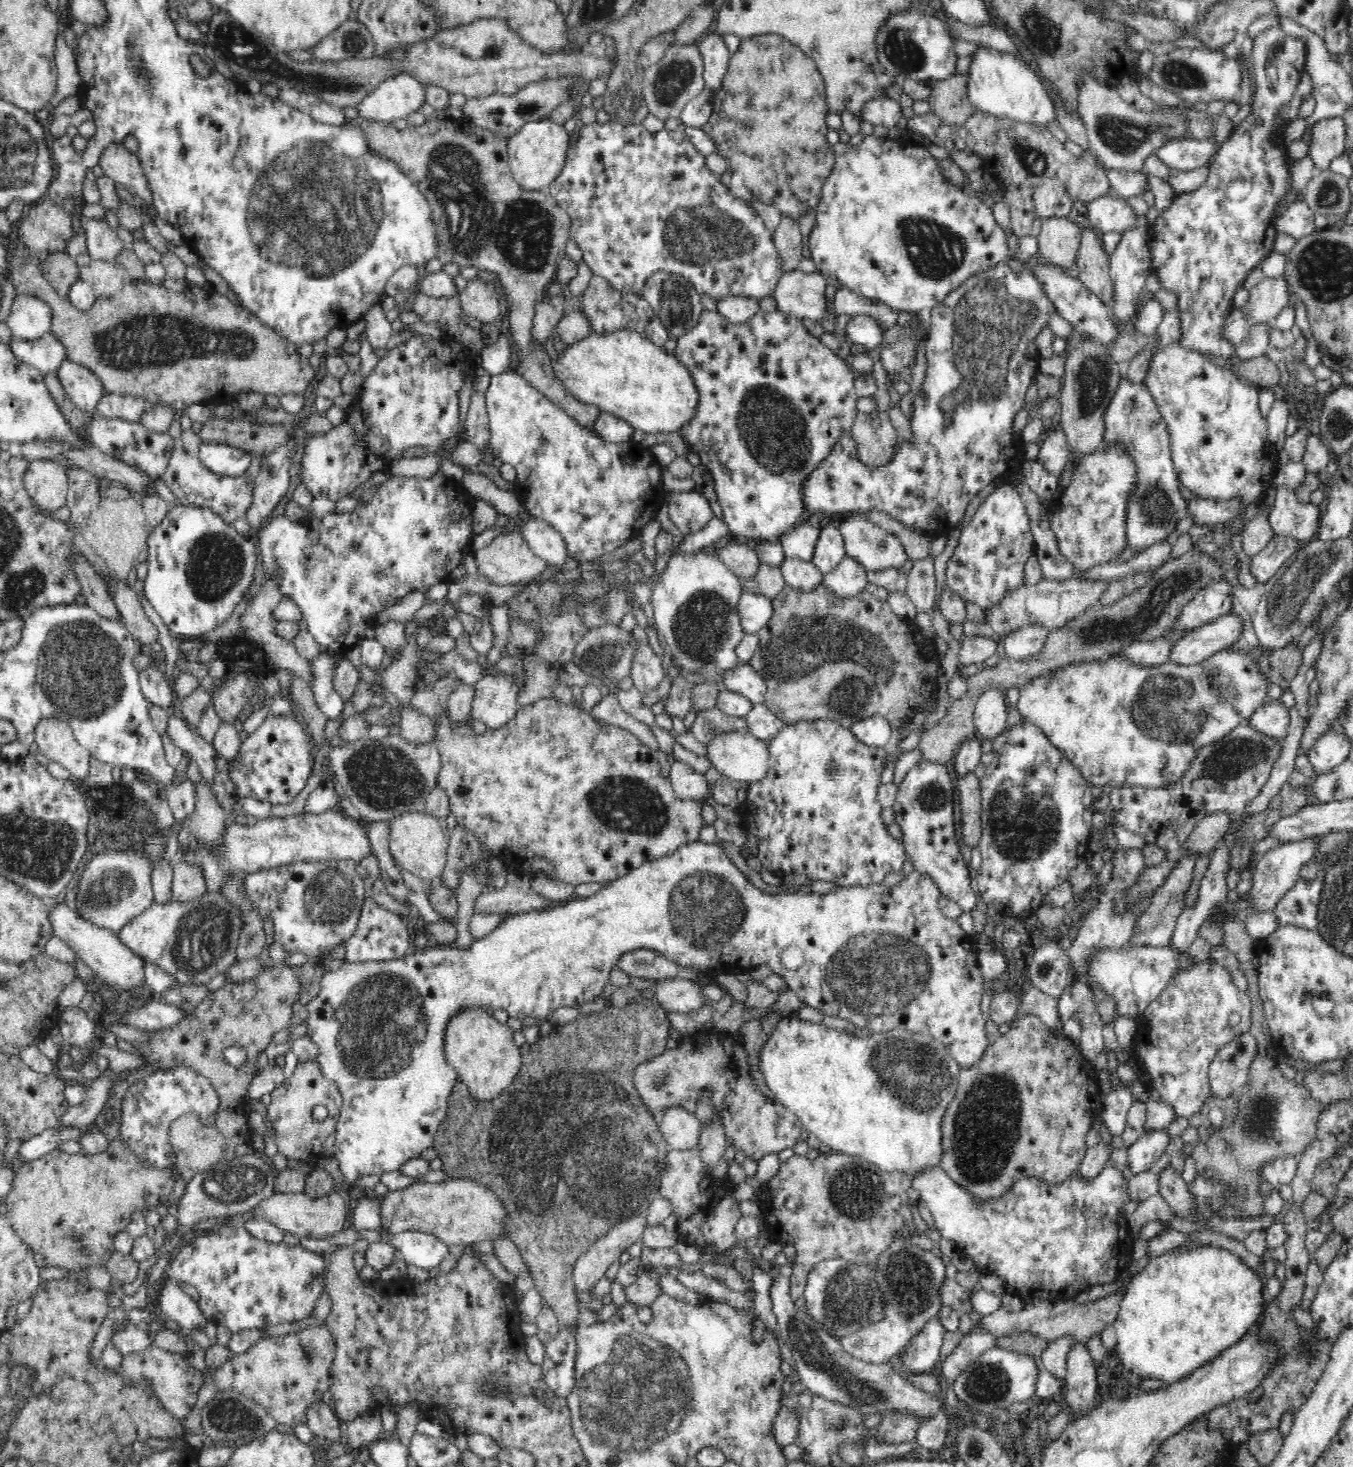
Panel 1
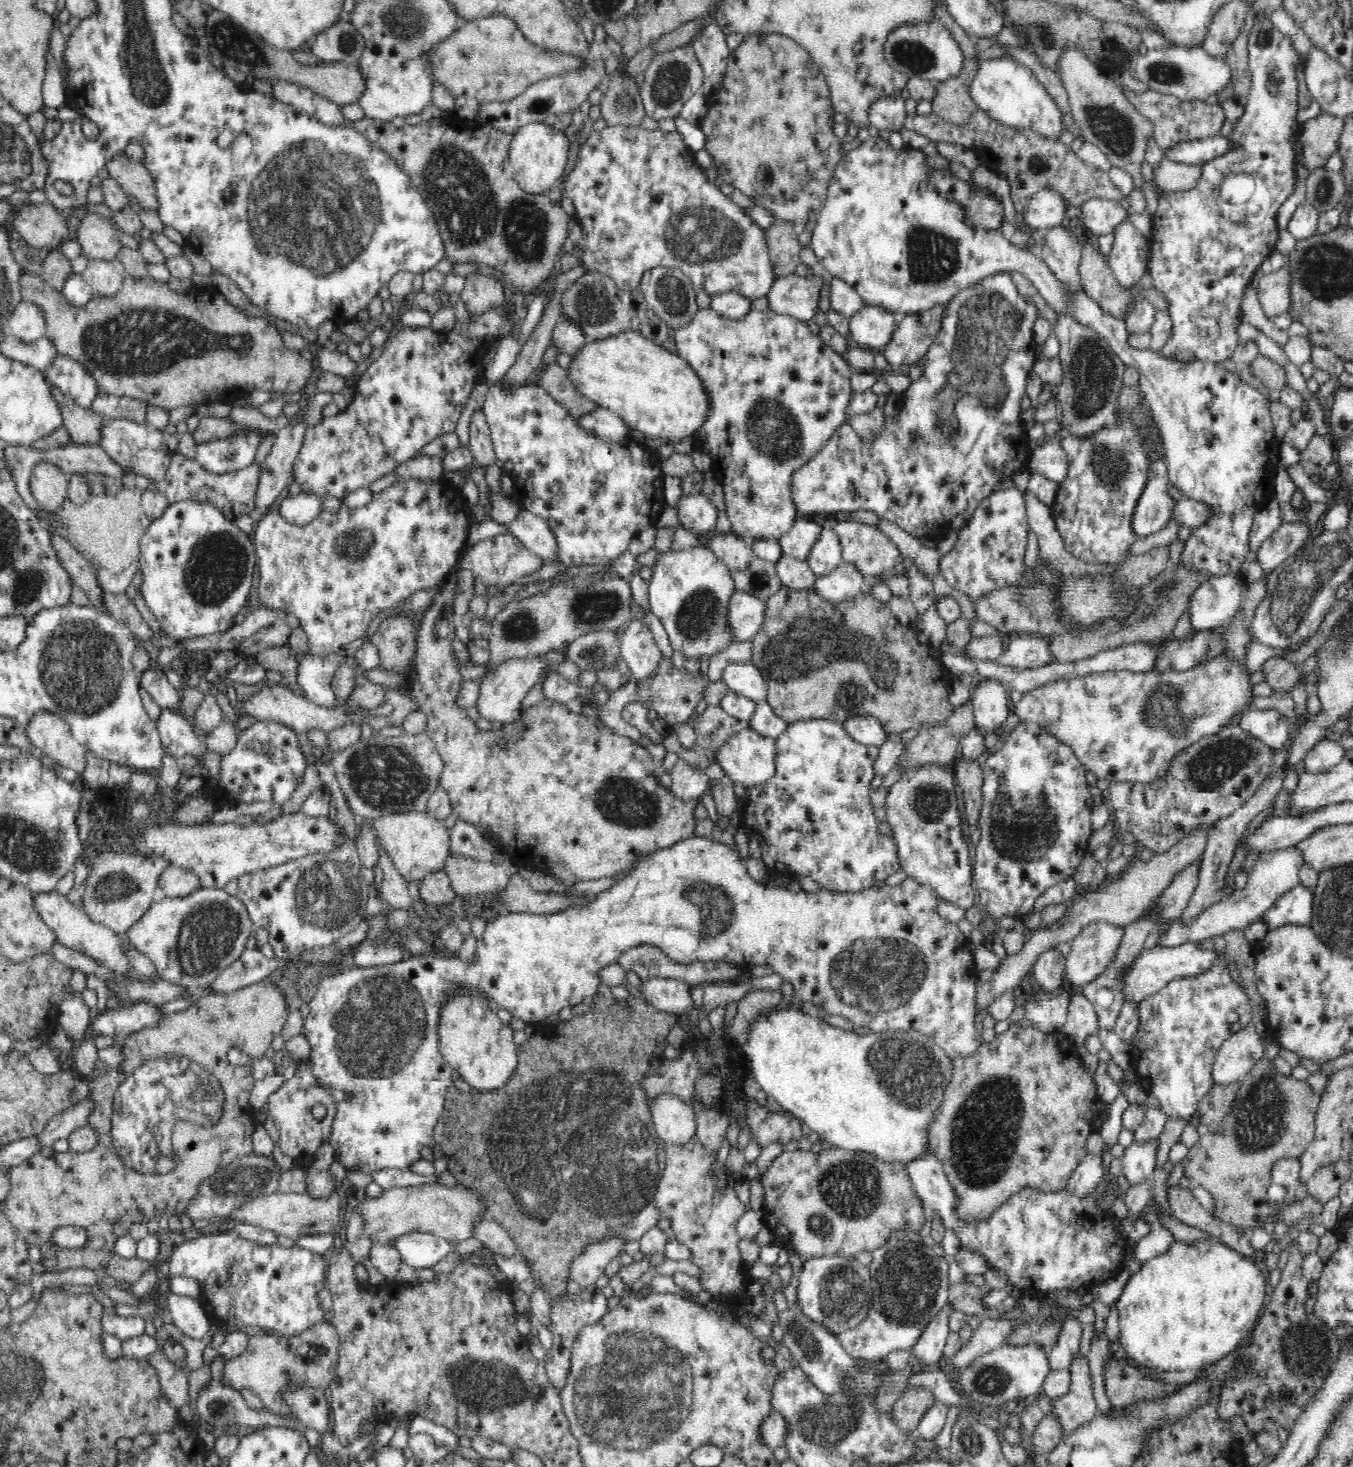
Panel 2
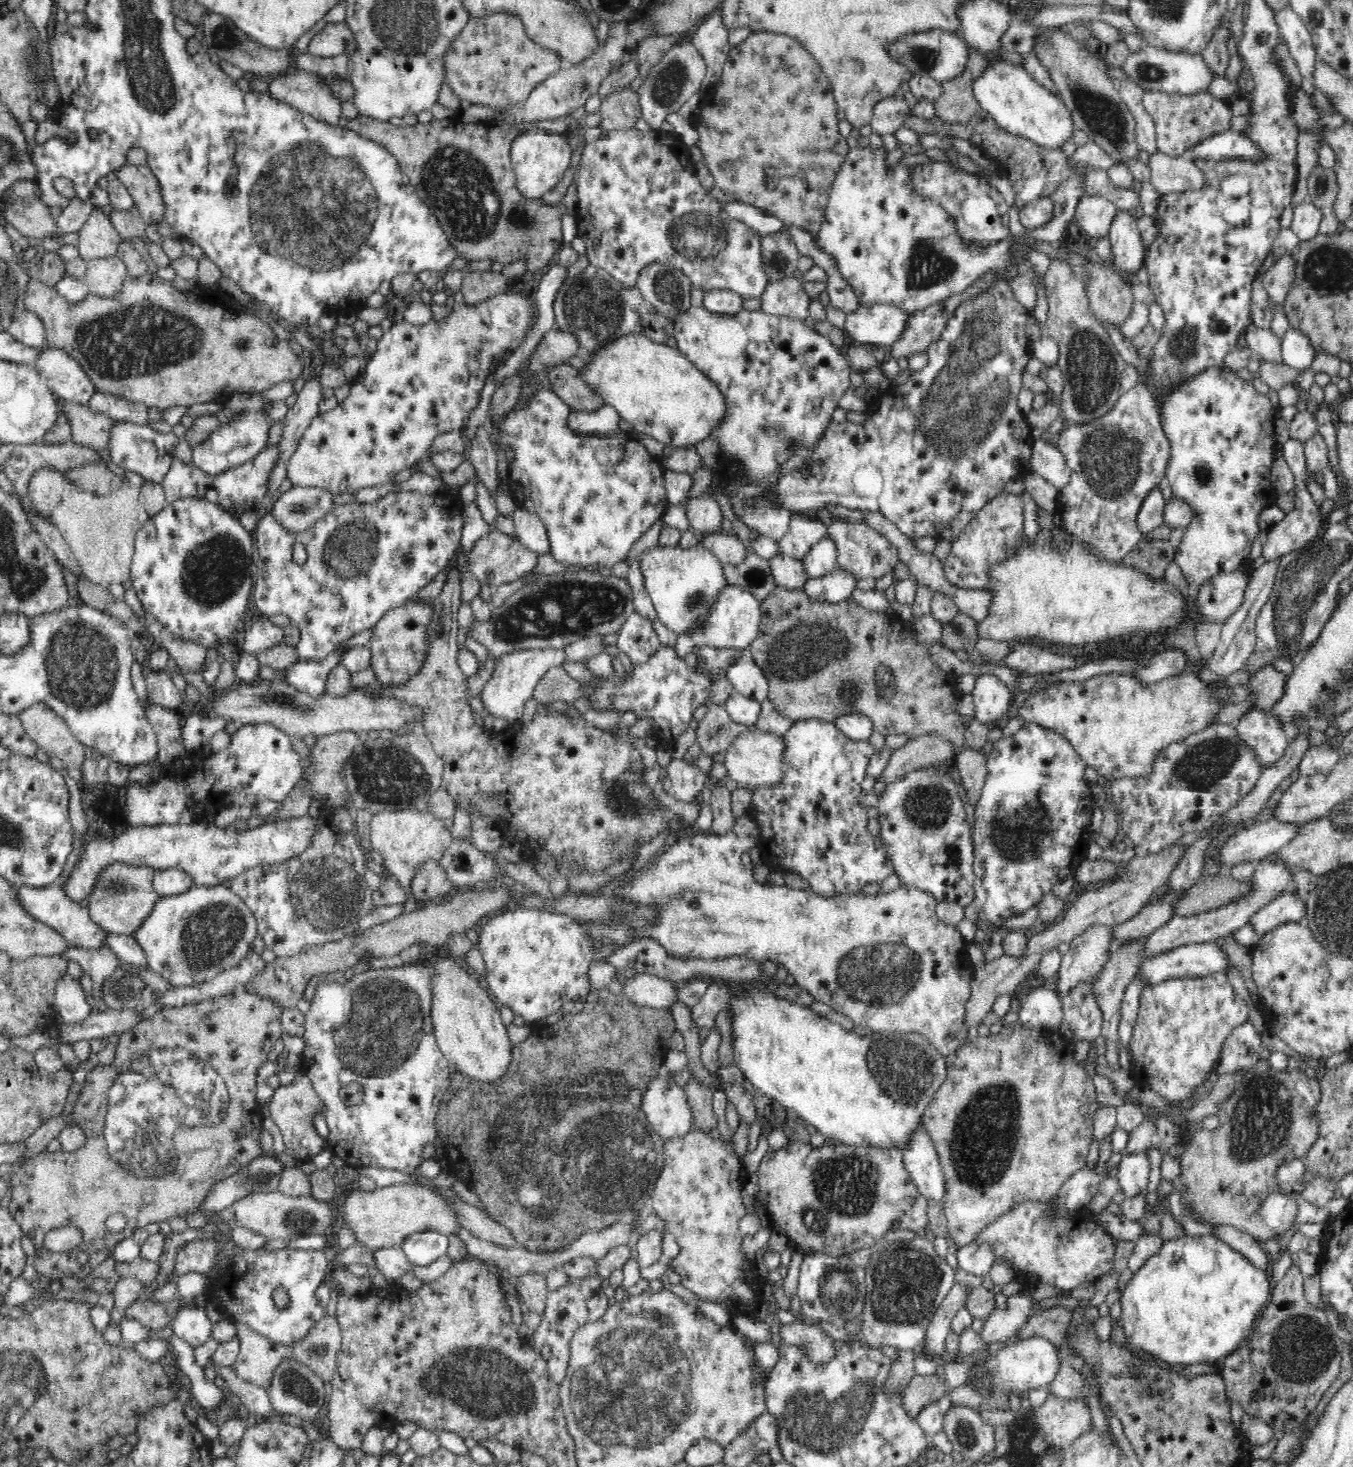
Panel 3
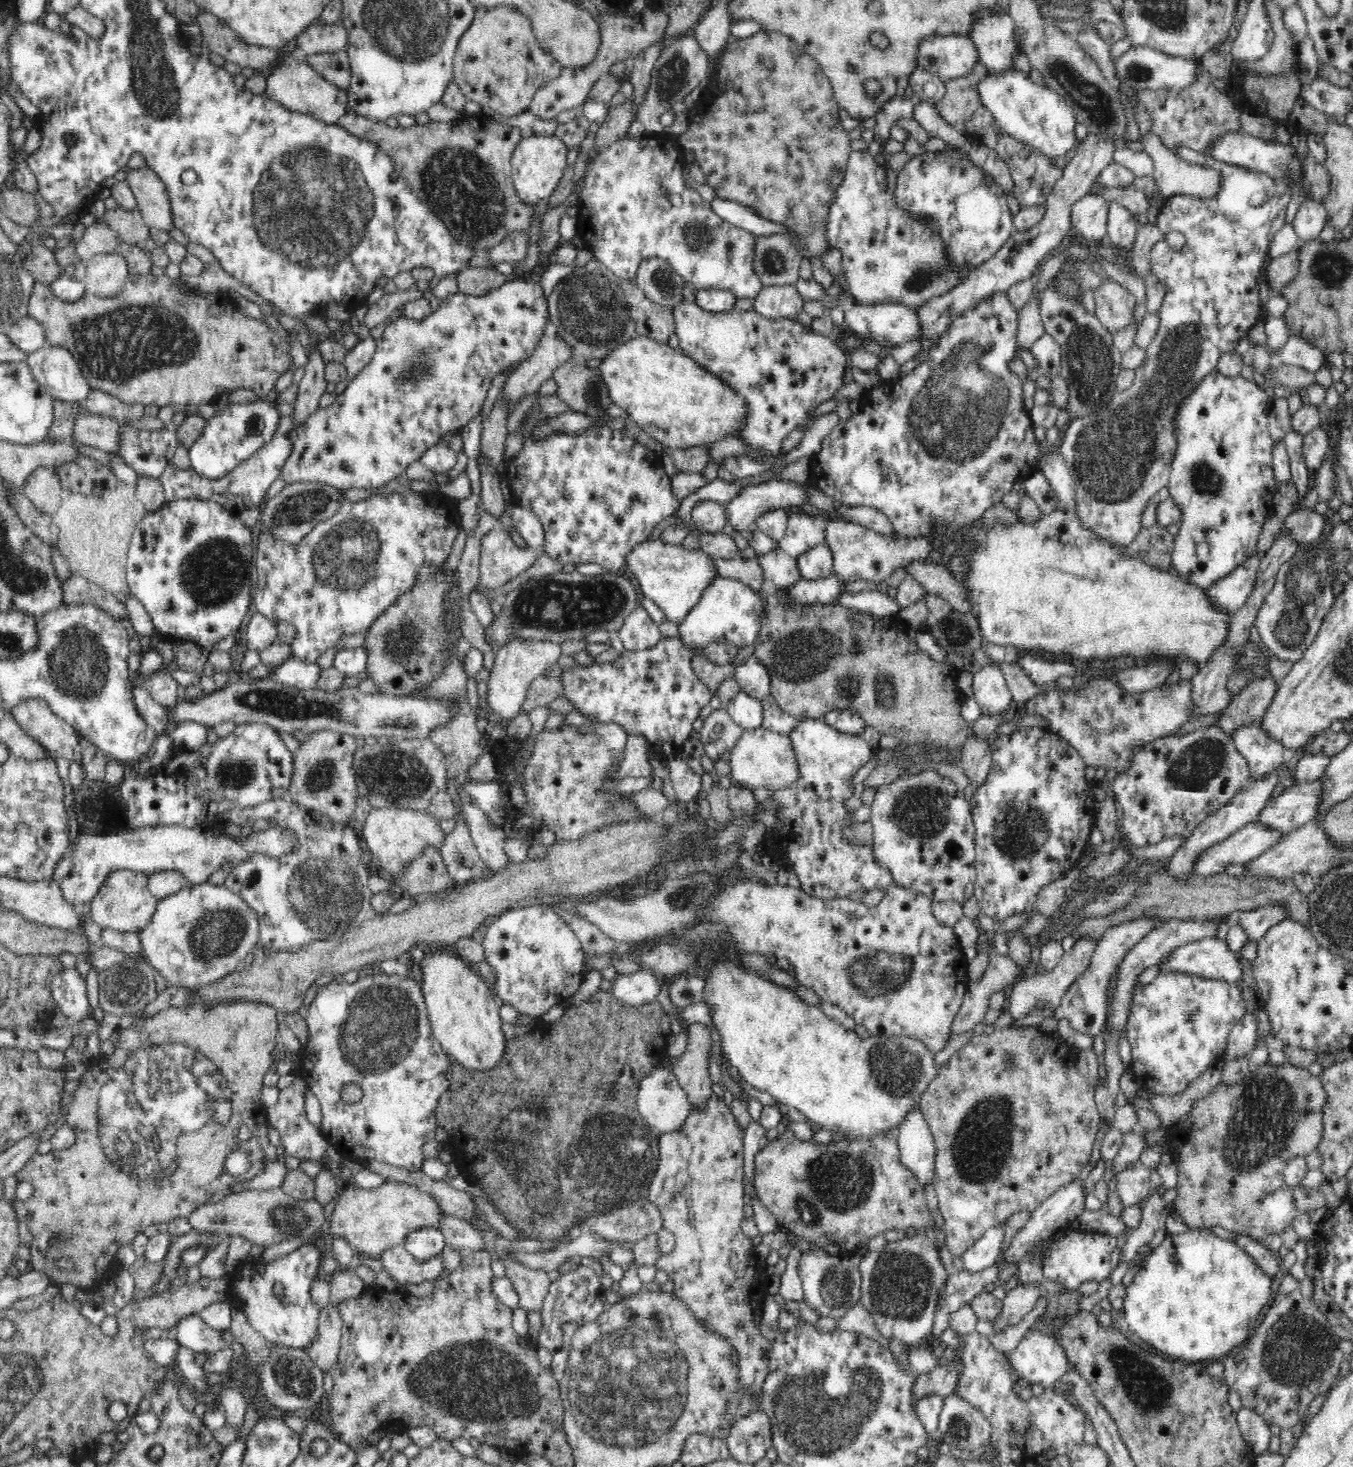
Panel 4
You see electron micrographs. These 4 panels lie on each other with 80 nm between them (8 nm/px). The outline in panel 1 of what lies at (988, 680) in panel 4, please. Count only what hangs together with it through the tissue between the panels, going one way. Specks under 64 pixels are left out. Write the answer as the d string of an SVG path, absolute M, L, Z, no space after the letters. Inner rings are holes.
M1000 689L987 690L976 701L973 722L975 735L981 741L990 739L993 742L1007 732L1007 706L1005 690Z

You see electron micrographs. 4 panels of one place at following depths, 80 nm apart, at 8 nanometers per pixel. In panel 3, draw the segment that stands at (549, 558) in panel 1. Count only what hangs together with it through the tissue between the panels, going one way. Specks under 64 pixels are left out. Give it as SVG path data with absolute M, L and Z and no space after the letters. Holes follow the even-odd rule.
M518 506L512 512L512 516L514 518L514 536L518 541L538 555L551 552L546 526L535 512Z

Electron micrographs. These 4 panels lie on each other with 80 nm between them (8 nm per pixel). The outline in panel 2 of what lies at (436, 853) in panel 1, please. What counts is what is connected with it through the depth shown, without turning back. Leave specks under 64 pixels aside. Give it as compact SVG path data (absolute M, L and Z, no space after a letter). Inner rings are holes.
M426 810L405 813L390 813L371 822L380 844L386 848L391 863L406 880L422 880L428 873L444 872L449 858L450 834L445 821L434 817Z

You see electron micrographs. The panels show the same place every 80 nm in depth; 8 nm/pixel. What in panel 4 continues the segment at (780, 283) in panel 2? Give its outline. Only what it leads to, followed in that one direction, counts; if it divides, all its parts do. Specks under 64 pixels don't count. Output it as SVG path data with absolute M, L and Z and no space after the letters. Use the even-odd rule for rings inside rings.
M796 284L763 286L754 298L757 314L770 319L796 320L804 312L804 300Z

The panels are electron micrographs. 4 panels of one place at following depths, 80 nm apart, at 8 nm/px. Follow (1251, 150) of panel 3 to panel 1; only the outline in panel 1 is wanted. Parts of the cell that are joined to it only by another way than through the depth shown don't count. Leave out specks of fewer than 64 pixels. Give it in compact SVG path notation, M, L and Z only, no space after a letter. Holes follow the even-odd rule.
M1206 138L1172 141L1153 153L1170 169L1191 171L1206 165L1214 152L1216 143Z

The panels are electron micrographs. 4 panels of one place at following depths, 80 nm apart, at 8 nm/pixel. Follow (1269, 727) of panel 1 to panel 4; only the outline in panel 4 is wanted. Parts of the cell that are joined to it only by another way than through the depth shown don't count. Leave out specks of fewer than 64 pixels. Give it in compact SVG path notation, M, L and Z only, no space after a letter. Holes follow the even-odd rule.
M1253 721L1232 733L1235 749L1247 761L1251 780L1267 778L1269 772L1278 771L1284 762L1282 744L1262 729L1262 721Z

